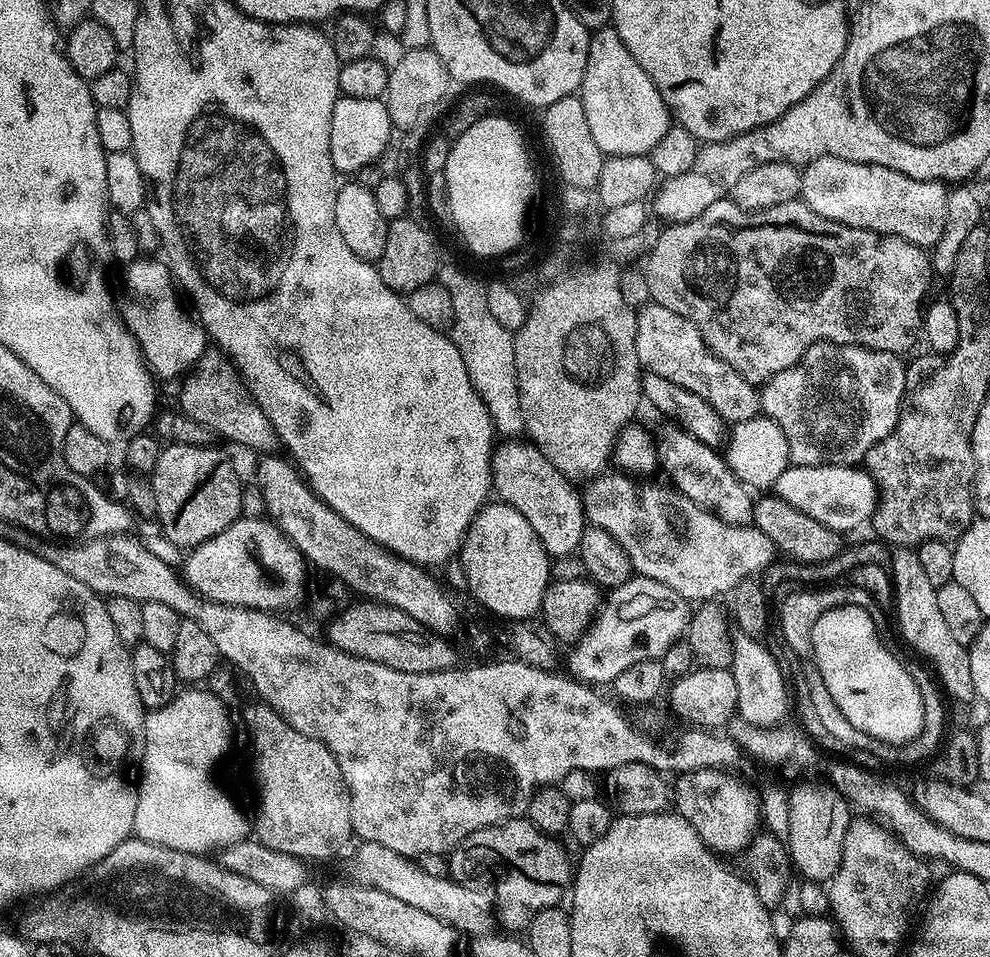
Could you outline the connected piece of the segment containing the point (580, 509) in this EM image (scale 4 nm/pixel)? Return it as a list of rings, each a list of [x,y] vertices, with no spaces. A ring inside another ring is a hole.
[[[512,438],[504,445],[501,443],[495,449],[492,457],[492,480],[494,483],[494,492],[503,503],[514,506],[514,510],[518,510],[518,514],[522,514],[522,518],[526,518],[526,522],[530,522],[530,526],[534,526],[534,534],[538,534],[538,538],[542,542],[542,546],[548,552],[549,557],[559,558],[561,556],[571,556],[579,549],[580,539],[586,527],[586,517],[584,514],[584,503],[579,491],[574,489],[573,481],[560,473],[560,471],[551,464],[536,449],[535,444],[531,442],[521,442],[519,439]]]

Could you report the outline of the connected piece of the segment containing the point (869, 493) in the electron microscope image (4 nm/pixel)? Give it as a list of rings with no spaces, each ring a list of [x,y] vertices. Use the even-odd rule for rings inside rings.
[[[792,464],[778,478],[774,492],[790,502],[790,506],[802,510],[802,514],[810,514],[814,522],[822,522],[822,526],[841,534],[847,534],[859,524],[867,525],[878,505],[877,481],[863,467],[850,464]]]

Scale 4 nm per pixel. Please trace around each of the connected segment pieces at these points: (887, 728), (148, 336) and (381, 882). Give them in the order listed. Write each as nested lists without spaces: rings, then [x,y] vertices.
[[[840,608],[840,612],[828,612],[828,616],[816,624],[816,656],[820,656],[818,679],[826,682],[830,698],[838,702],[838,710],[842,710],[842,714],[846,714],[858,730],[870,734],[873,741],[880,744],[905,744],[922,730],[922,694],[918,694],[918,686],[908,673],[905,661],[900,661],[887,643],[876,644],[879,633],[872,632],[872,620],[868,620],[860,608]]]
[[[137,258],[126,264],[124,272],[124,301],[119,301],[118,311],[120,319],[127,326],[136,345],[140,348],[140,355],[149,372],[153,377],[164,380],[172,380],[183,377],[198,362],[198,358],[209,347],[210,341],[203,328],[190,315],[189,309],[180,305],[182,301],[181,293],[174,283],[174,277],[169,270],[167,263],[163,259],[157,258]]]
[[[369,844],[359,845],[356,852],[356,872],[363,883],[372,888],[382,890],[382,894],[390,894],[398,898],[398,902],[406,902],[406,906],[418,906],[418,910],[426,910],[426,914],[434,914],[434,918],[449,924],[457,933],[470,932],[471,937],[485,935],[490,920],[489,905],[494,896],[491,891],[483,892],[480,888],[471,888],[471,883],[454,880],[448,876],[426,874],[419,863],[407,856],[399,856],[394,850],[386,850],[386,846]]]

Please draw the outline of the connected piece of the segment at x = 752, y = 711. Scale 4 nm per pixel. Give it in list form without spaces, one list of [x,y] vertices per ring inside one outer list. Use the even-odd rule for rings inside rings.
[[[740,630],[732,637],[731,673],[734,686],[738,686],[739,719],[744,719],[753,729],[771,729],[779,725],[788,712],[788,688],[784,685],[784,672],[772,652],[764,644],[755,640],[755,635]]]

